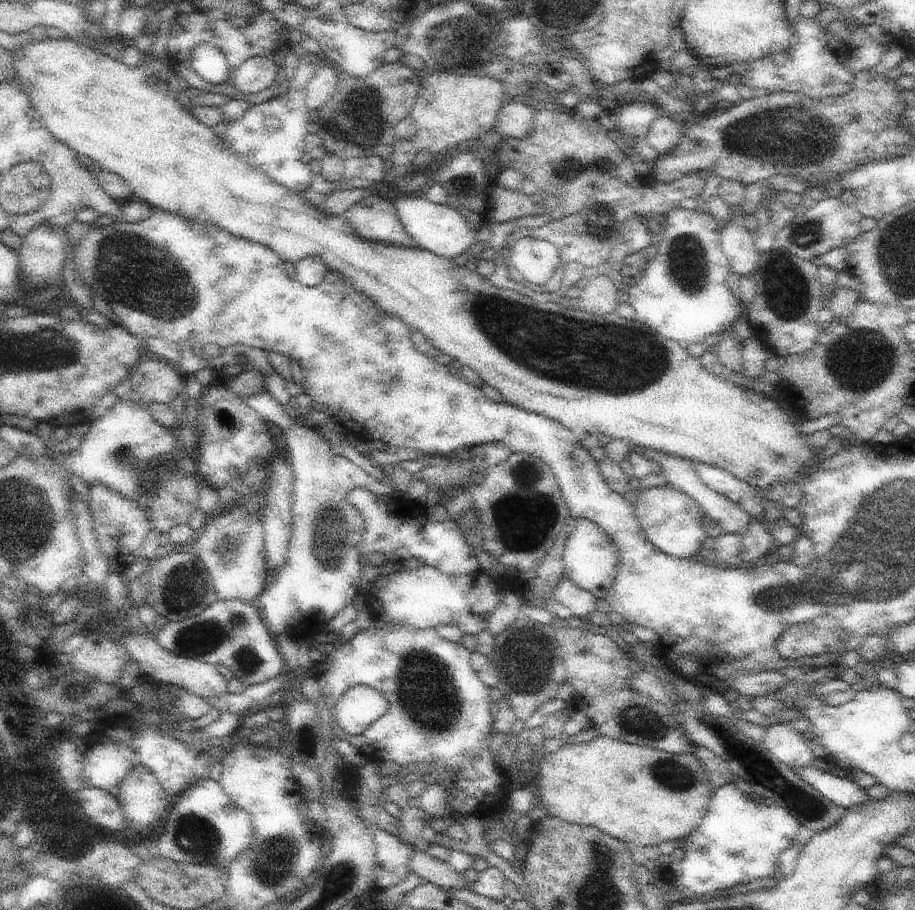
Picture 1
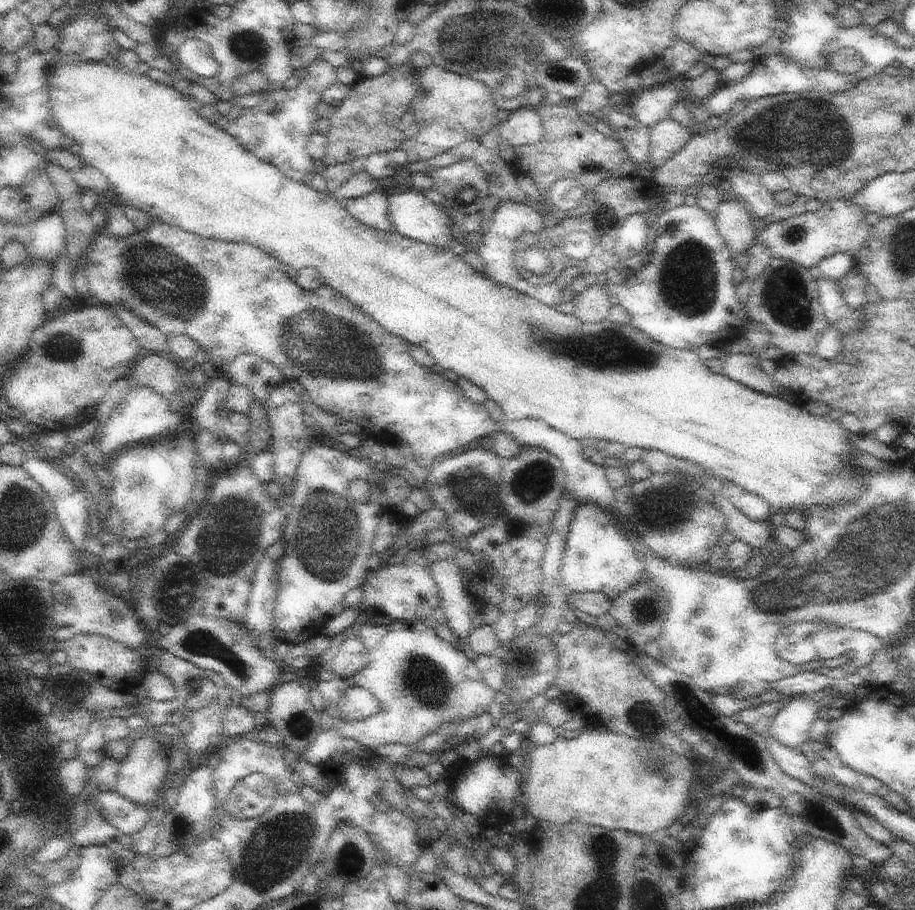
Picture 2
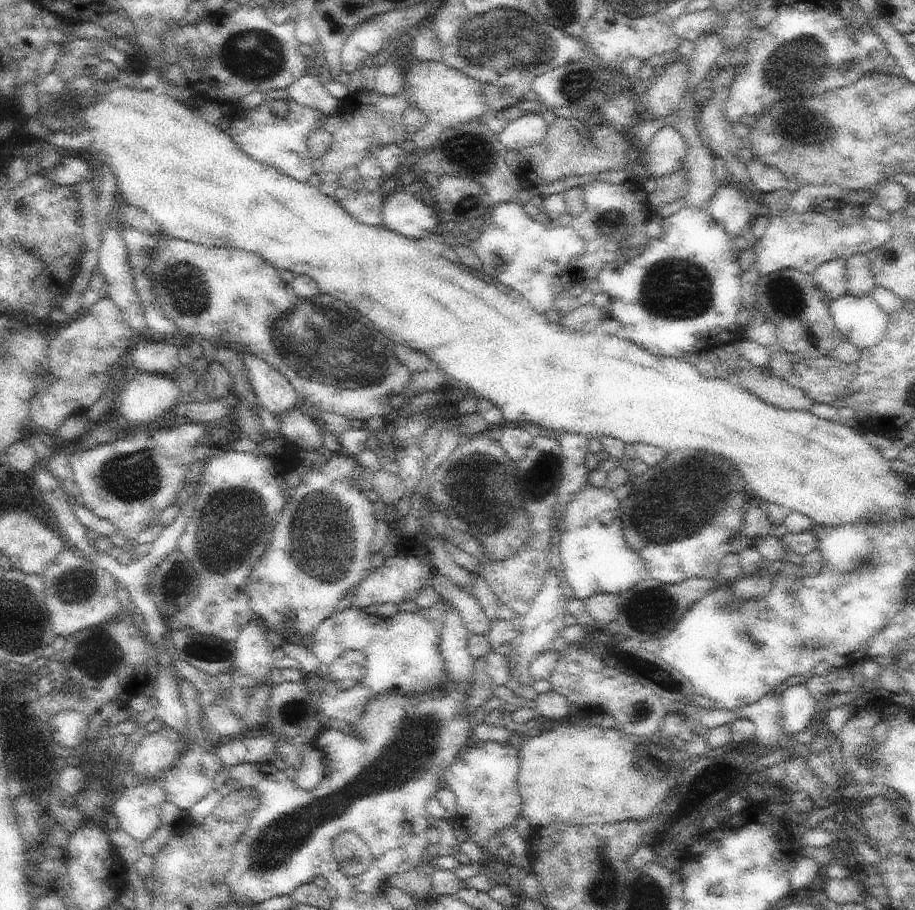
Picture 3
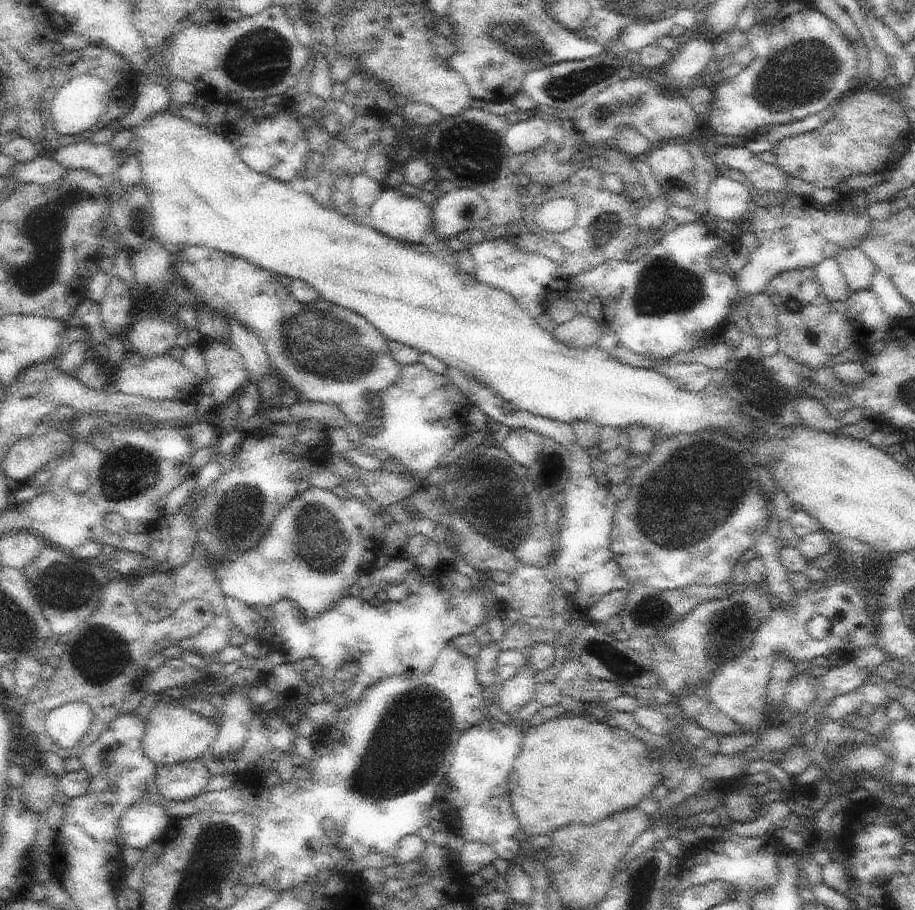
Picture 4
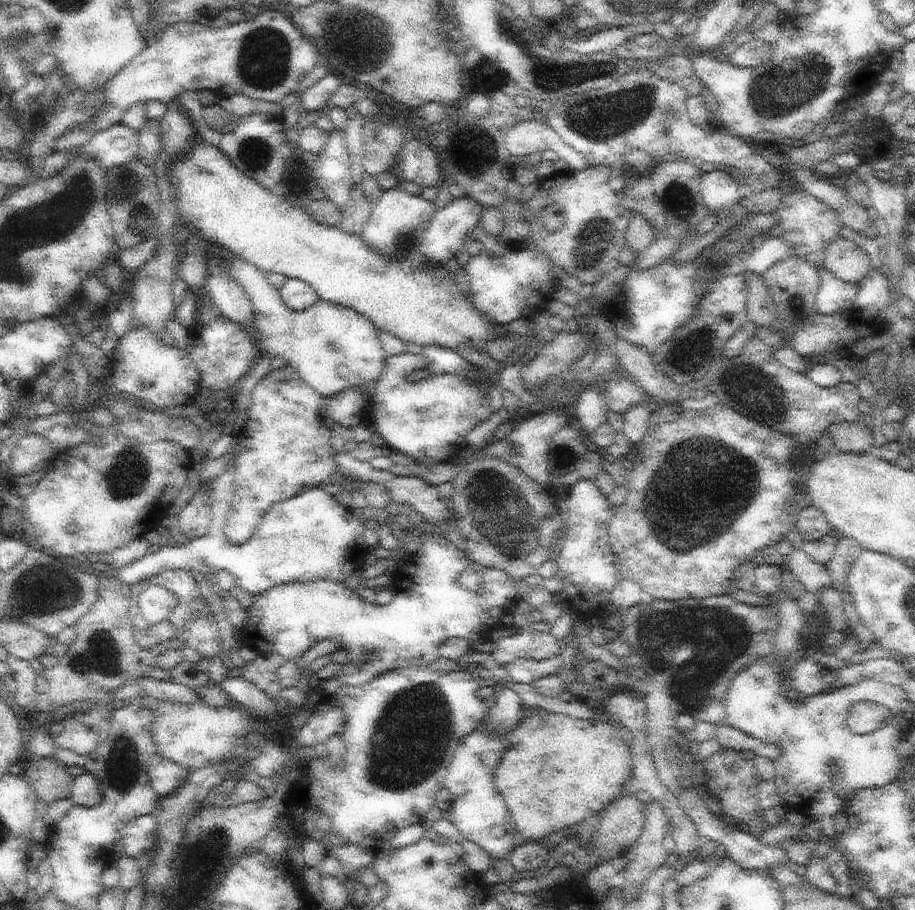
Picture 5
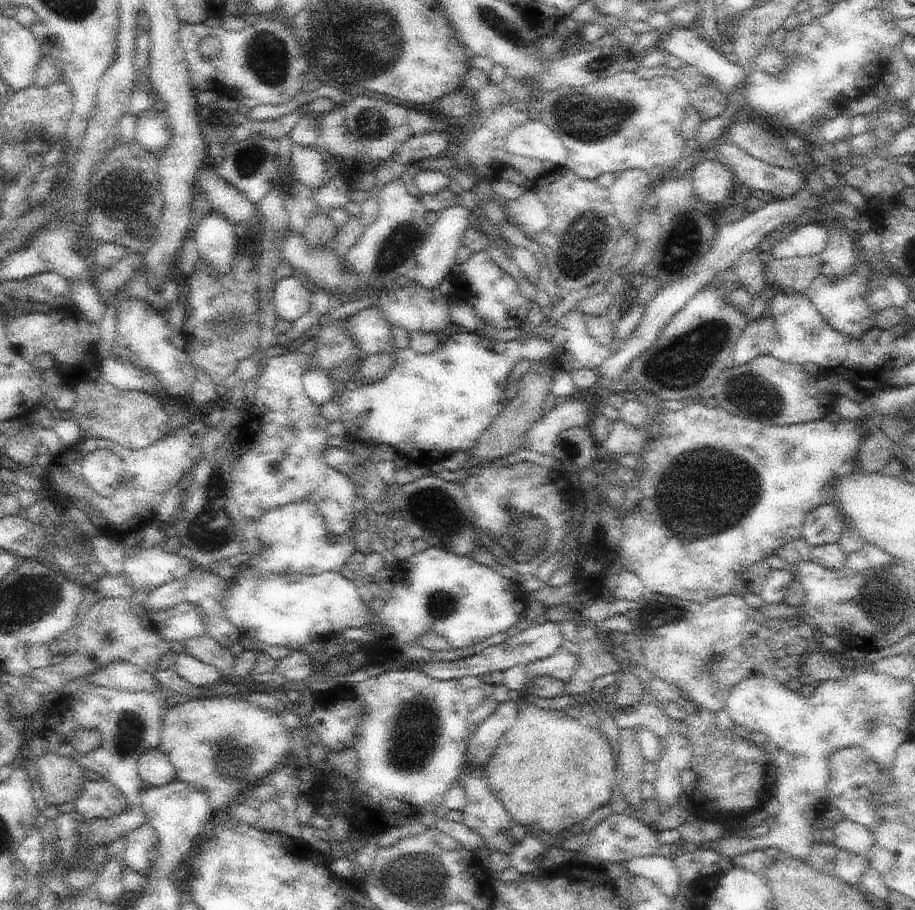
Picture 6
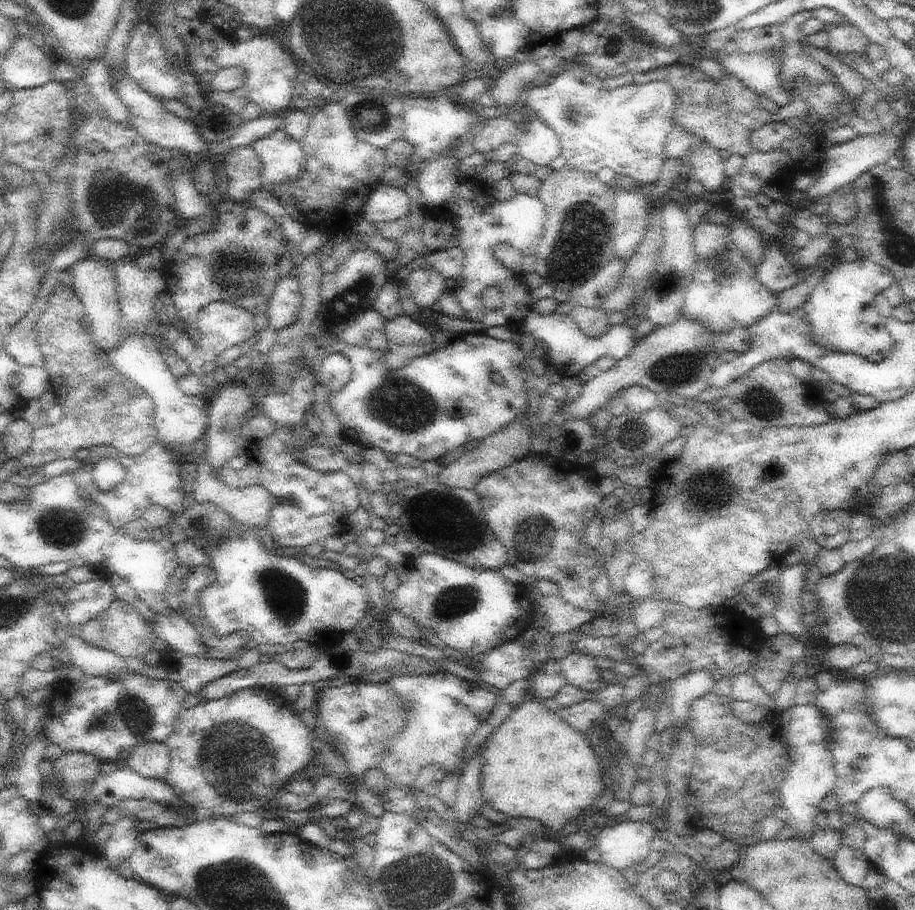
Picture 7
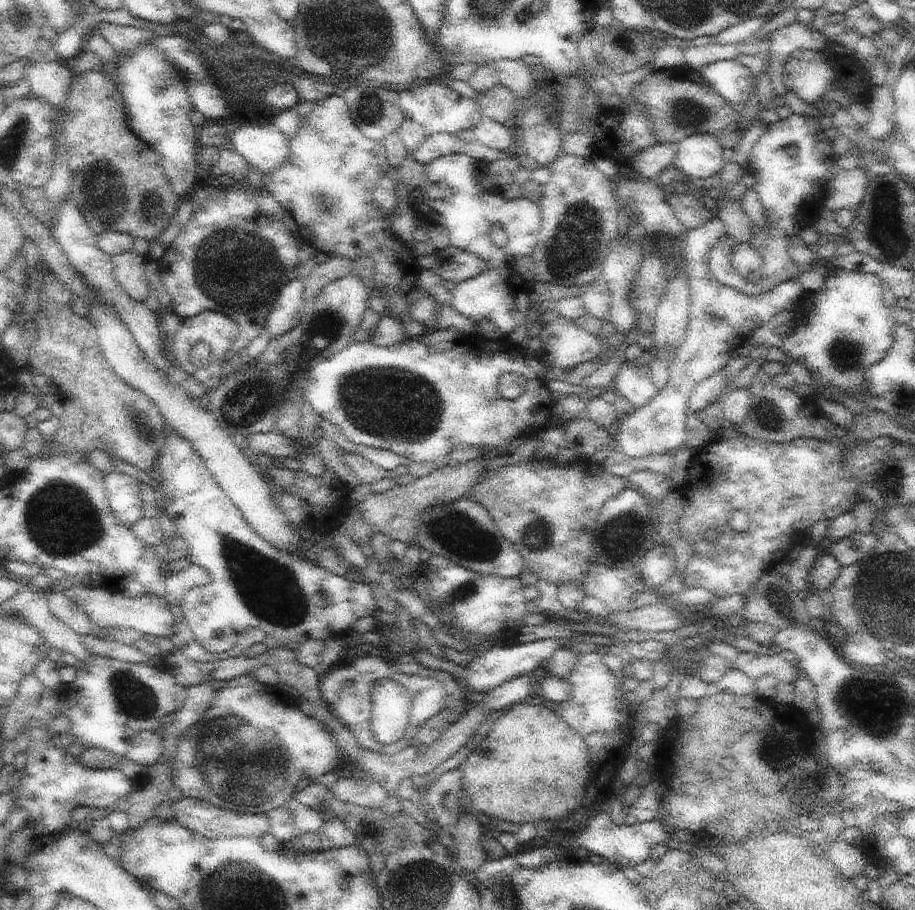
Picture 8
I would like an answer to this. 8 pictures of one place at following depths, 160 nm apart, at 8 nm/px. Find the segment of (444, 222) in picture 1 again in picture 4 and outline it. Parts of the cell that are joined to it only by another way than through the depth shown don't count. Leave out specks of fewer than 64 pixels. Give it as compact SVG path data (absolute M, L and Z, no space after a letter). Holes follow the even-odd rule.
M385 186L378 200L372 205L369 225L379 233L395 238L400 242L420 244L426 234L433 231L433 209L416 197L404 195L397 187Z

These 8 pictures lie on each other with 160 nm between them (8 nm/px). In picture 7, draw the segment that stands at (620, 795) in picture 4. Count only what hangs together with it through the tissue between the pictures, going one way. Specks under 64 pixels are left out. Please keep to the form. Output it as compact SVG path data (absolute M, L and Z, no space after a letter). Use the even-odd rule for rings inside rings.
M532 696L513 709L510 716L488 737L481 748L480 762L484 802L508 817L540 820L548 831L558 837L565 824L587 814L597 796L607 790L603 783L601 762L586 737L548 709L540 699Z

